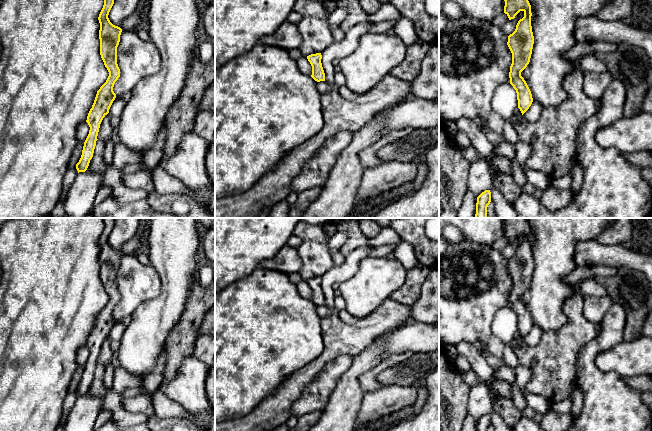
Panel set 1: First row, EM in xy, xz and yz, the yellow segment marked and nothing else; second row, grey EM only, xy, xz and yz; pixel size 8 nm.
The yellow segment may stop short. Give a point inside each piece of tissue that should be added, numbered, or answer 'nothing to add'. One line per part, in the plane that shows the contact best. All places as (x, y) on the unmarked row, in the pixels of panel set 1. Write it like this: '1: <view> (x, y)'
nothing to add

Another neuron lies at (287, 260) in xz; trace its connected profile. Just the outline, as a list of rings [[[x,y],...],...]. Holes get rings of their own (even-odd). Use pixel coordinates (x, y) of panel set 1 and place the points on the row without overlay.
[[[285,245],[270,259],[264,259],[259,263],[260,268],[279,271],[286,274],[297,273],[302,266],[302,259],[294,247]]]

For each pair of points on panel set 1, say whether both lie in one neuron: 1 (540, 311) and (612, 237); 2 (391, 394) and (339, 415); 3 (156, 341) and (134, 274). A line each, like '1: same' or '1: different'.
1: different
2: different
3: different

